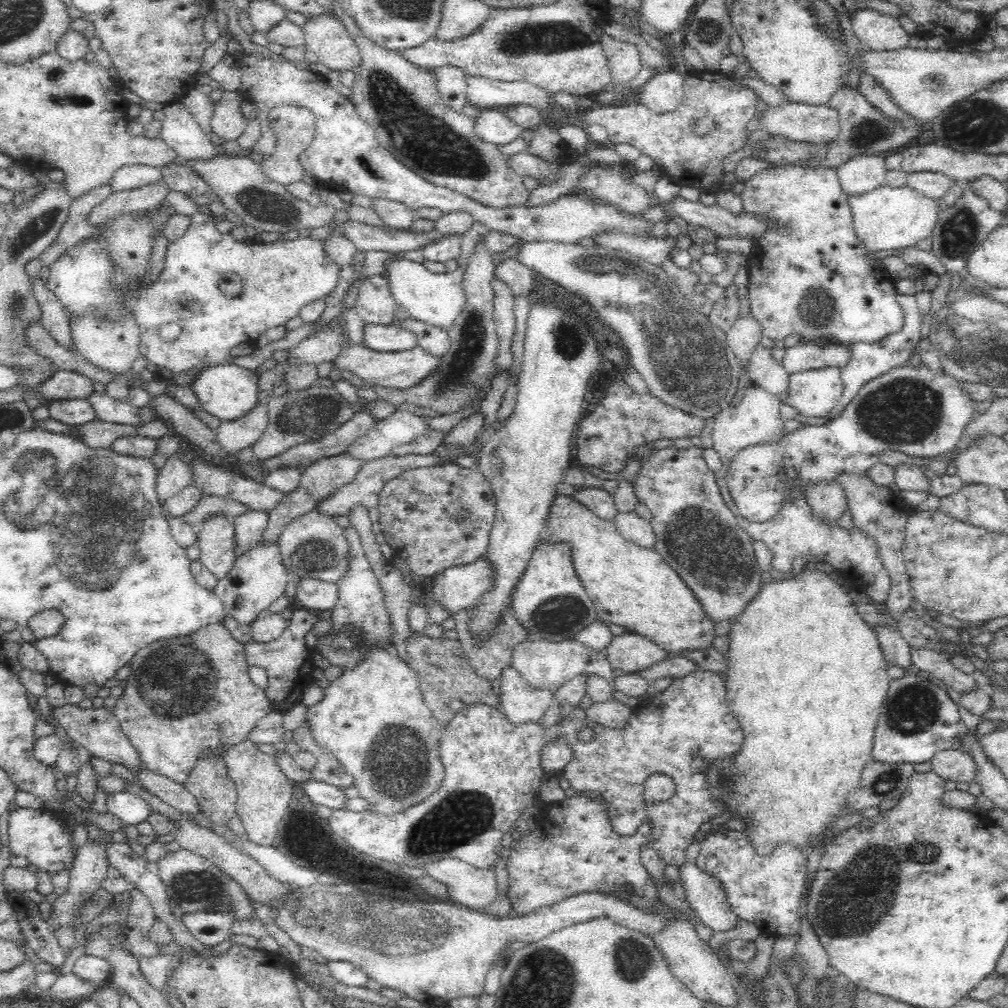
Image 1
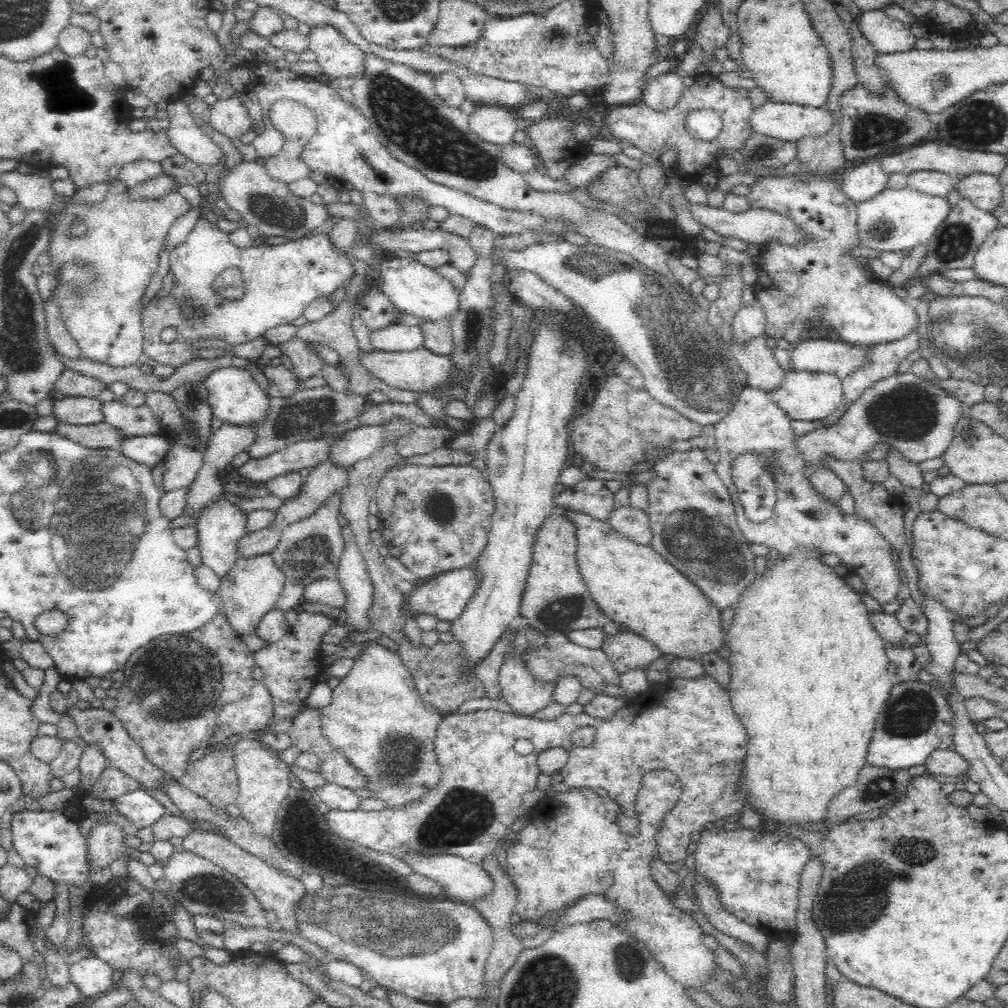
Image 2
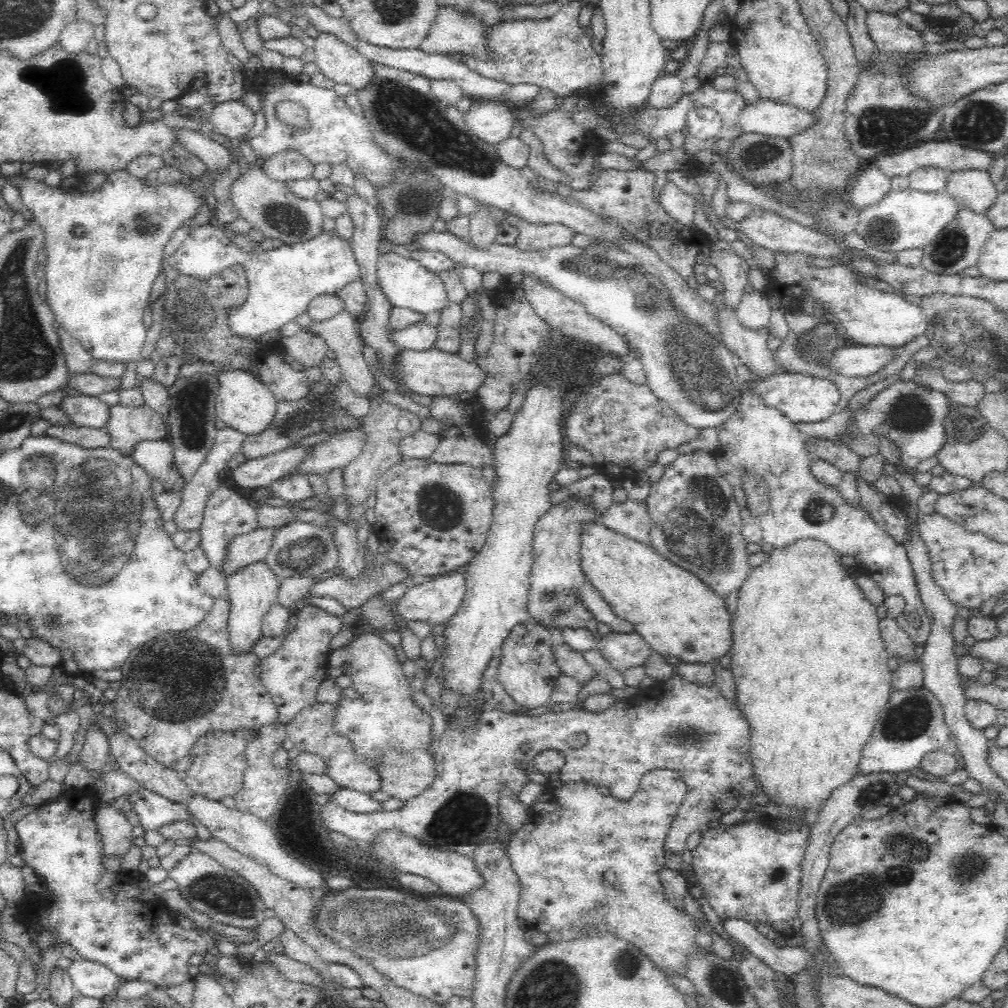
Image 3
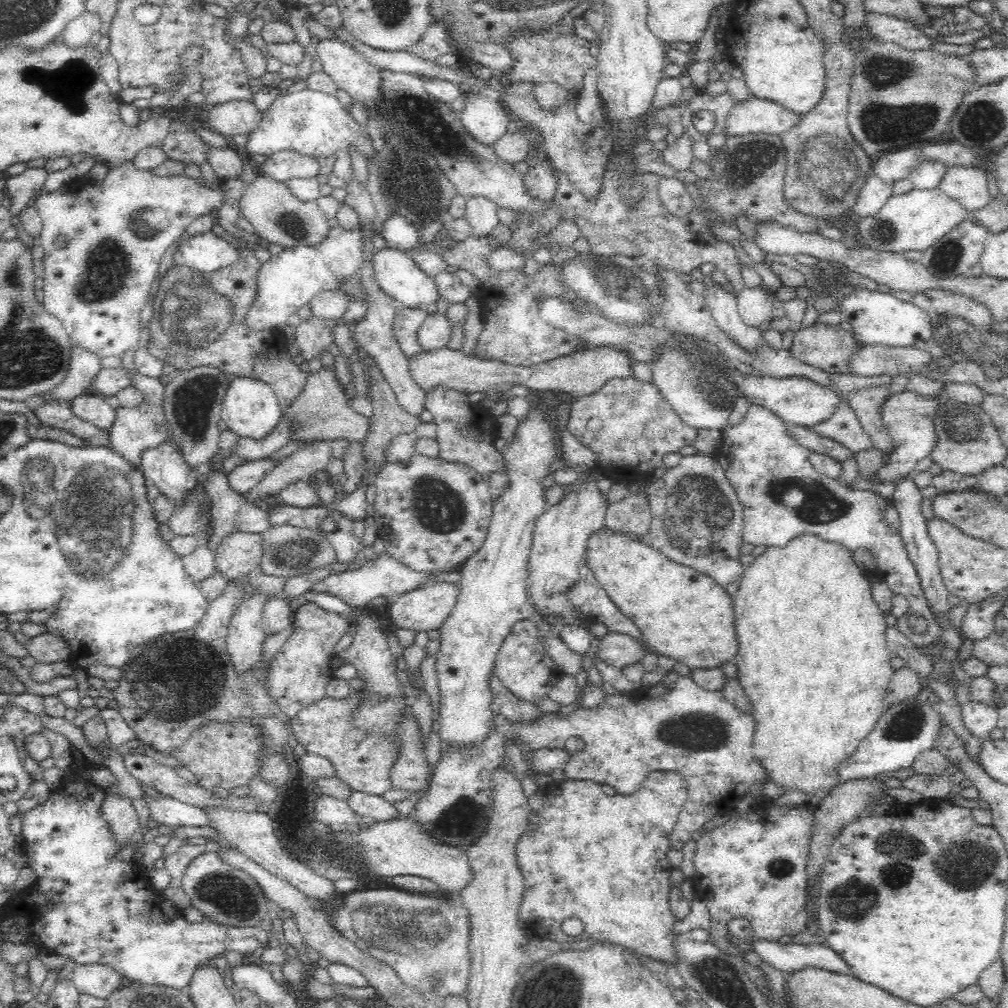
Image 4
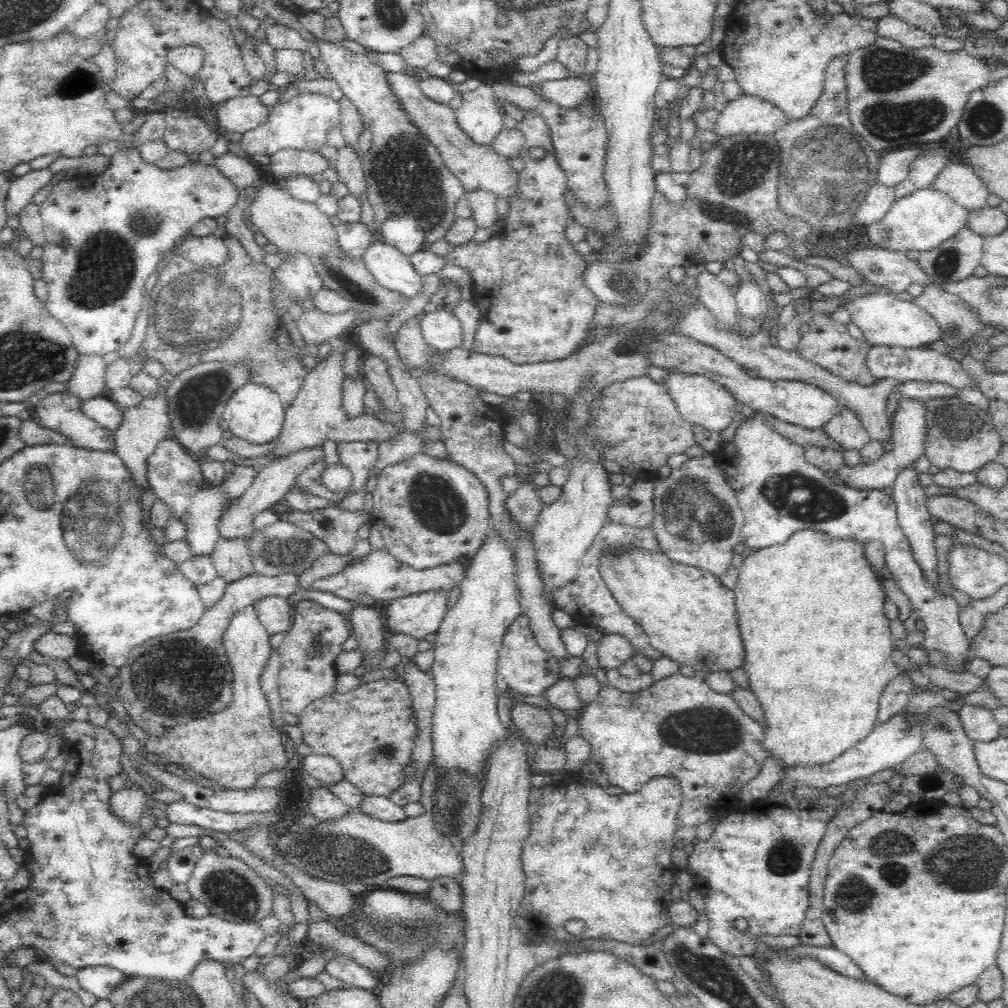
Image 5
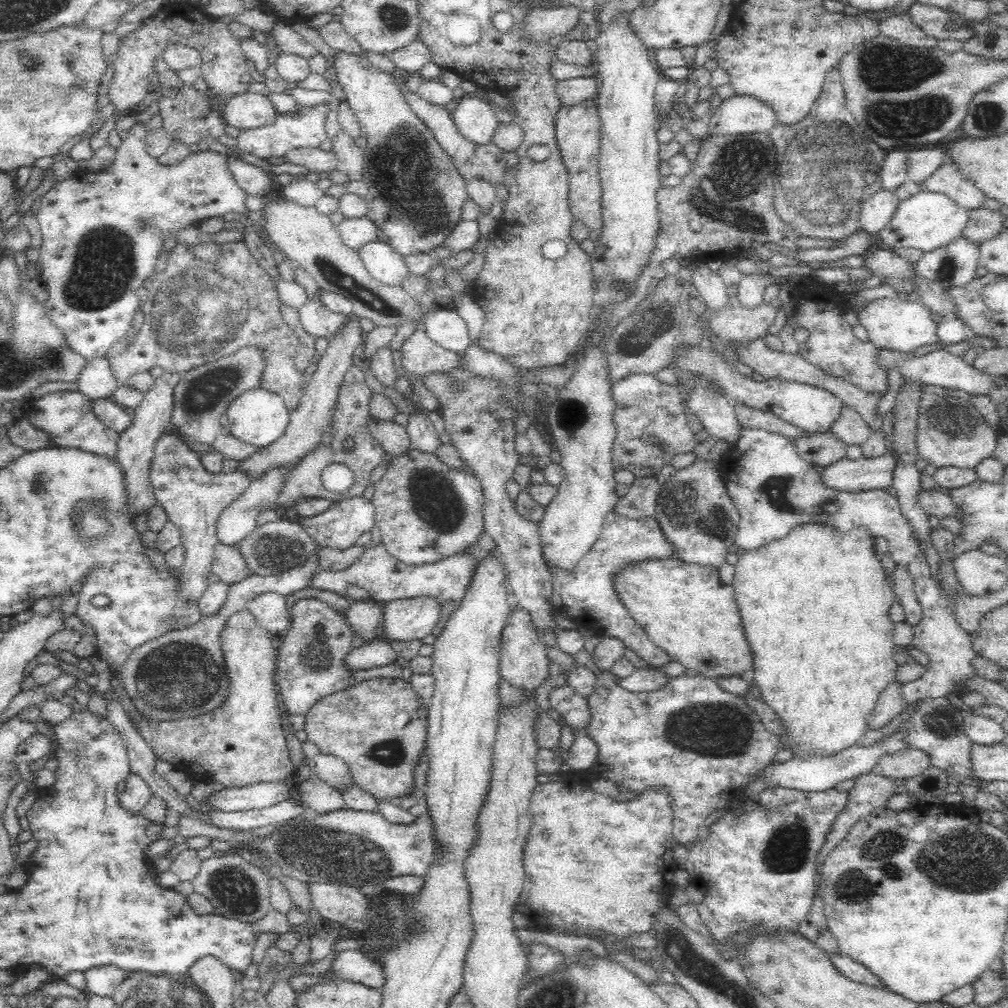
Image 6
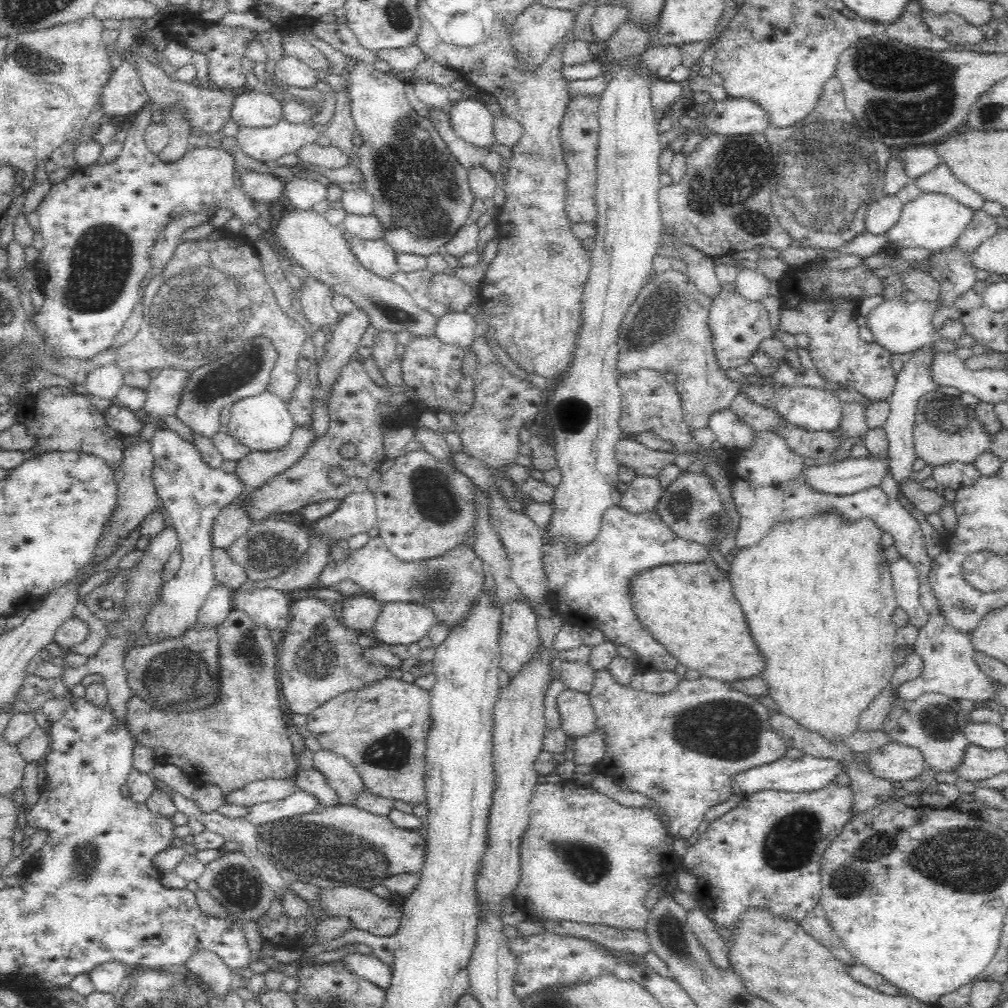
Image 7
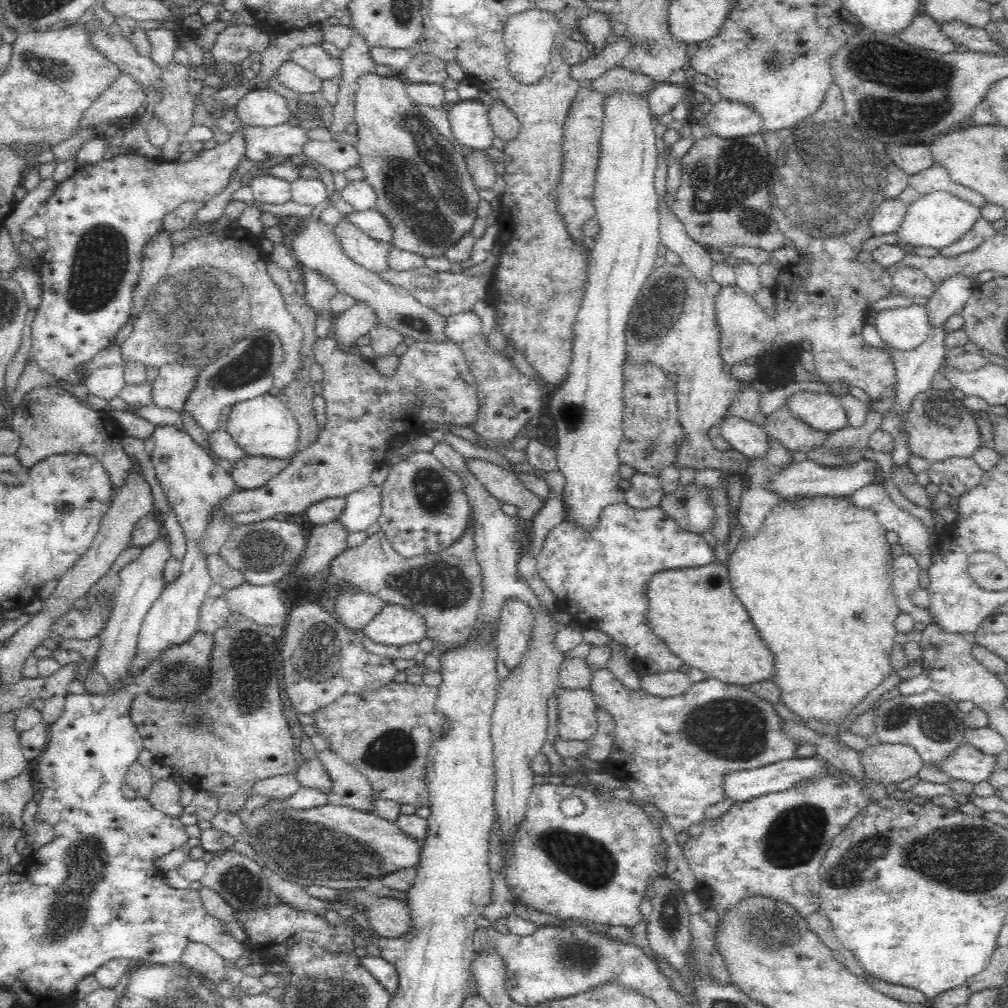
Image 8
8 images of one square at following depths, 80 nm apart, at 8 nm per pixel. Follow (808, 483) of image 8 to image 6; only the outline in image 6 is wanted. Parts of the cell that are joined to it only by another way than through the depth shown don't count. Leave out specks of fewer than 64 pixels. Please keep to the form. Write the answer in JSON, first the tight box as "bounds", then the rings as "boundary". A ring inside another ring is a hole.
{"bounds":[822,450,898,492],"boundary":[[[888,450],[872,460],[848,460],[822,470],[826,487],[838,491],[861,492],[887,489],[893,483],[893,474],[898,464],[898,455]]]}

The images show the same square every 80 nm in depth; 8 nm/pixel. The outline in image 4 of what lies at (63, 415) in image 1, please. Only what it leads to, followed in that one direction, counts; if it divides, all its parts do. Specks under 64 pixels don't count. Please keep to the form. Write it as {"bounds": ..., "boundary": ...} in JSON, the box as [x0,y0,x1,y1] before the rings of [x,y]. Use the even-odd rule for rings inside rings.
{"bounds":[70,394,114,430],"boundary":[[[81,394],[70,400],[74,415],[95,428],[108,430],[114,422],[114,408],[98,394]]]}

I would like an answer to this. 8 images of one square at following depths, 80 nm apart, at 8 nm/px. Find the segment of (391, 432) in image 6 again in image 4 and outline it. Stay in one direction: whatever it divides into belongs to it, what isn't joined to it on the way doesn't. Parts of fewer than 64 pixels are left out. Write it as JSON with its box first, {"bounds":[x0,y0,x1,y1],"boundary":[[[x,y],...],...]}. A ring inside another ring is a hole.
{"bounds":[286,366,369,443],"boundary":[[[333,366],[330,369],[322,368],[316,373],[310,373],[298,398],[286,408],[287,418],[292,422],[291,439],[305,440],[307,443],[337,439],[364,441],[369,434],[368,417],[354,412],[346,400],[344,389],[338,383]]]}

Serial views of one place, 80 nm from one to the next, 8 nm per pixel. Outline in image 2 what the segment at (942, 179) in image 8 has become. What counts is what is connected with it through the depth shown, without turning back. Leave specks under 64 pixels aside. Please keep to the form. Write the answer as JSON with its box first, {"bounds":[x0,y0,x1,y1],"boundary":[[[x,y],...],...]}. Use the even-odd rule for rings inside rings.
{"bounds":[955,173,1003,212],"boundary":[[[974,173],[960,177],[955,188],[962,197],[988,212],[996,210],[1002,200],[1003,185],[991,174]]]}

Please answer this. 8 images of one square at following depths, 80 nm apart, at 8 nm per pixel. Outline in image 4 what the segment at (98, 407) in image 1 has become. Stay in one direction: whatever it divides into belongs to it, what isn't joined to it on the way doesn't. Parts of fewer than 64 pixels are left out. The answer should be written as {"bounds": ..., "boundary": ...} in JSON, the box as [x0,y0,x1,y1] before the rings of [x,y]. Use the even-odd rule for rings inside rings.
{"bounds":[108,402,170,469],"boundary":[[[144,402],[132,408],[124,408],[123,406],[114,408],[114,422],[108,432],[109,447],[138,469],[141,469],[140,458],[143,451],[148,448],[157,448],[160,444],[170,439],[169,427],[163,407]]]}

